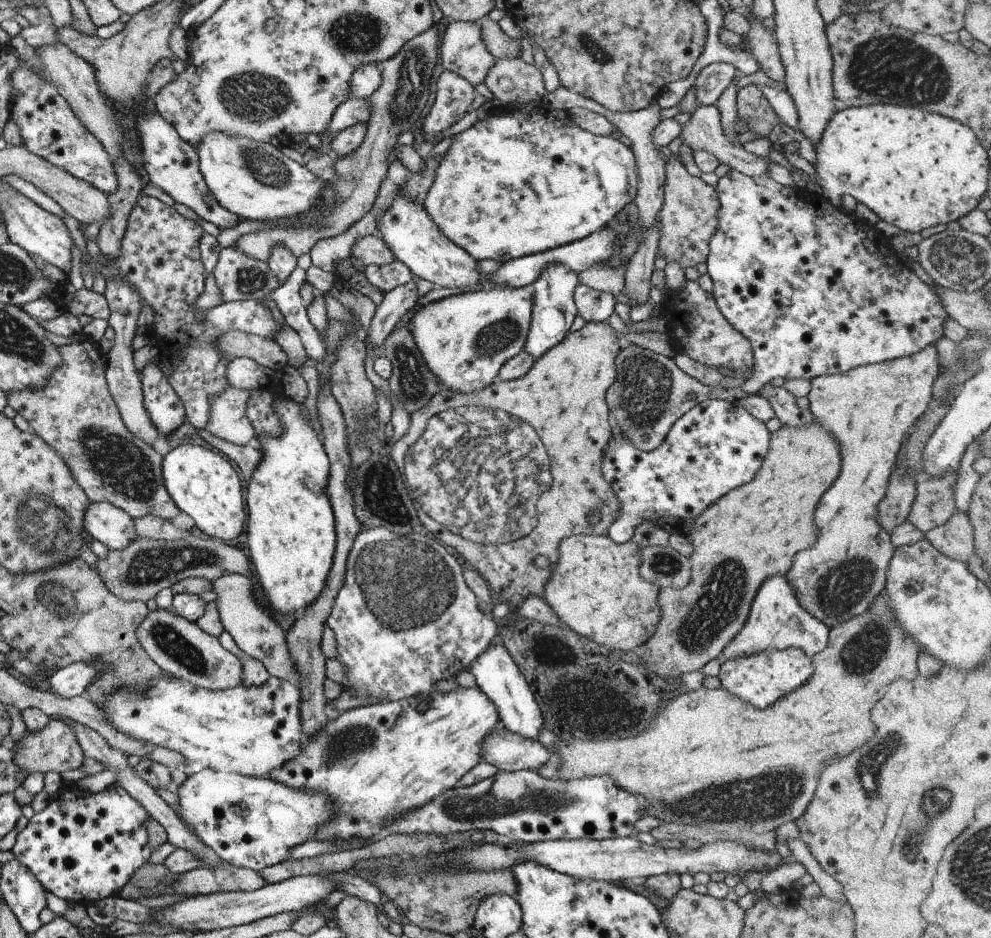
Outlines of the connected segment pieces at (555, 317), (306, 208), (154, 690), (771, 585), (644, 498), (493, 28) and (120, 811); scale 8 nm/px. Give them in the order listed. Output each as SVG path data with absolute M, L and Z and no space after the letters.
M554 264L554 266L548 266L533 285L531 323L527 344L524 344L523 349L530 356L538 359L566 338L572 322L578 315L573 299L575 288L578 286L578 274L562 264Z
M220 132L206 134L198 148L199 169L220 206L241 220L301 219L320 202L327 182L318 178L304 165L286 157L270 143L256 142Z
M170 674L160 676L150 690L140 692L122 687L103 699L100 708L104 719L117 732L132 739L150 742L155 747L162 746L180 752L188 762L200 762L205 768L219 773L236 773L251 777L270 779L270 772L280 770L286 762L302 752L302 726L300 718L300 688L297 682L270 676L263 686L242 686L226 690L206 690L194 686L184 679Z
M770 576L758 589L744 628L721 652L721 661L750 656L770 648L781 651L790 647L799 648L804 654L813 657L825 649L828 640L829 630L826 624L800 606L794 586L786 580L786 576Z
M708 399L696 404L672 424L662 444L652 450L640 450L626 436L612 434L602 462L602 474L604 480L612 486L612 492L618 497L620 514L610 525L609 537L616 544L629 542L634 536L634 530L642 522L648 522L650 517L664 521L677 518L684 523L688 519L700 516L706 508L720 500L727 492L756 478L768 454L770 436L771 432L766 429L765 423L754 418L742 404L734 406L723 399Z
M484 18L482 20L482 40L486 44L490 54L496 59L513 59L518 58L522 54L522 48L516 40L512 40L510 36L506 36L500 30L497 22Z
M118 784L98 794L79 788L68 789L67 786L63 786L50 796L48 806L40 814L35 813L28 826L19 832L16 845L11 852L36 876L47 892L62 900L84 905L118 896L134 872L150 858L151 848L146 832L146 822L150 815L140 802L136 802Z

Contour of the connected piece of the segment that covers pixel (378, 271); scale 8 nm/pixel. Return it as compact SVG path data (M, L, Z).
M398 260L386 266L368 265L364 273L370 284L382 293L390 292L397 286L408 284L410 280L415 279L408 266Z

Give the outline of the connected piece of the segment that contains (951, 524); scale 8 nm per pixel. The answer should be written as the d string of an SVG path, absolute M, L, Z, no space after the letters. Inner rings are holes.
M957 510L946 524L925 533L925 538L938 552L952 560L966 563L975 554L972 524L968 513L962 510Z

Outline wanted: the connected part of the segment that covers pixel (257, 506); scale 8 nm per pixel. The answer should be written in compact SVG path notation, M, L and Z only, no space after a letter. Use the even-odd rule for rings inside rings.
M284 394L278 395L274 400L274 412L278 414L284 426L284 434L278 438L268 434L255 436L254 444L260 449L262 460L258 460L258 466L254 468L254 472L250 474L252 478L248 480L248 522L245 531L248 536L249 558L262 584L262 590L274 612L282 612L286 616L295 614L300 608L304 610L304 606L310 606L320 596L320 590L324 590L324 580L328 578L328 572L332 568L337 536L332 504L323 487L330 474L330 462L324 445L311 424L302 418L301 404ZM304 480L312 480L321 488L314 492Z

